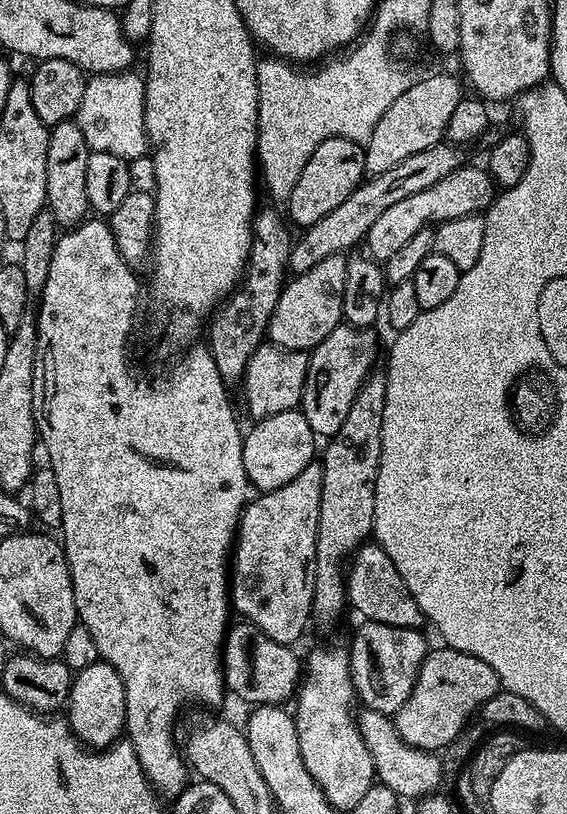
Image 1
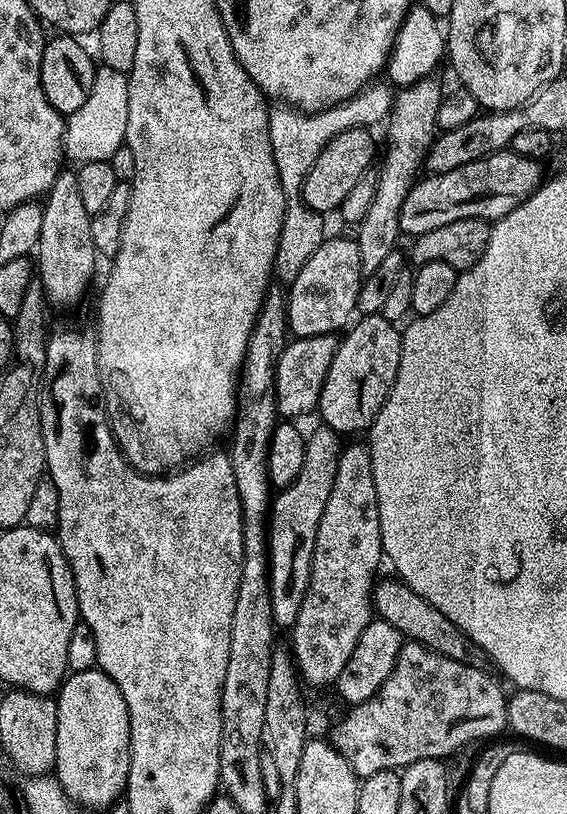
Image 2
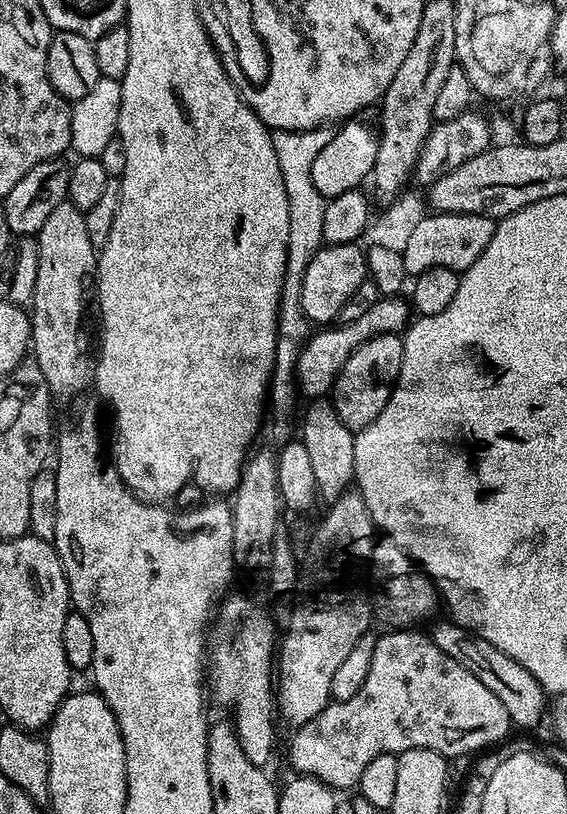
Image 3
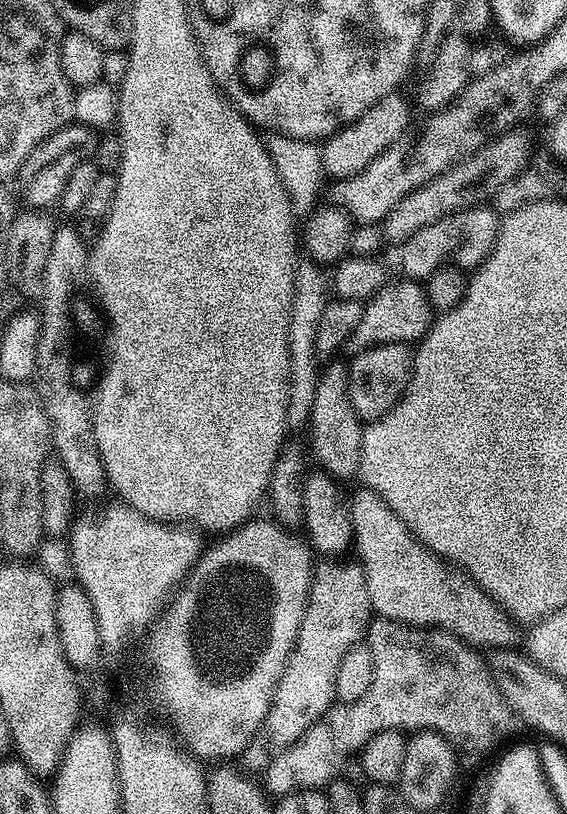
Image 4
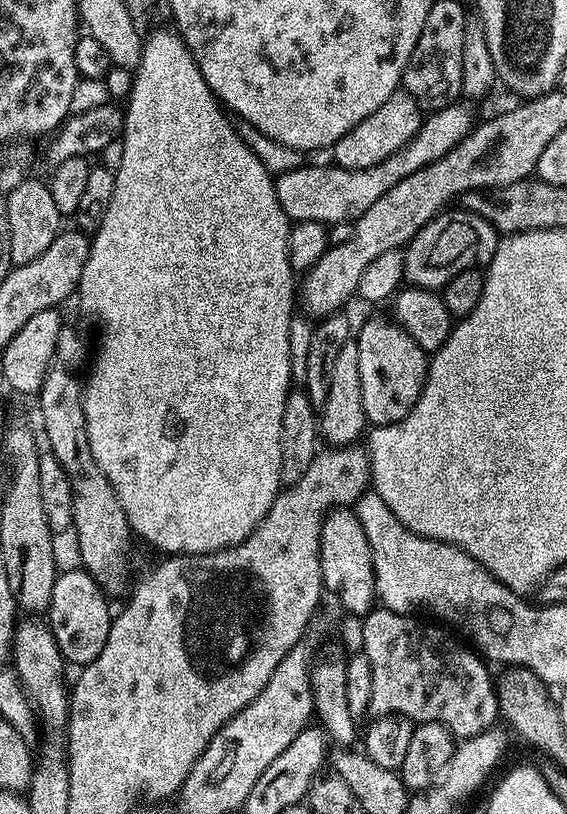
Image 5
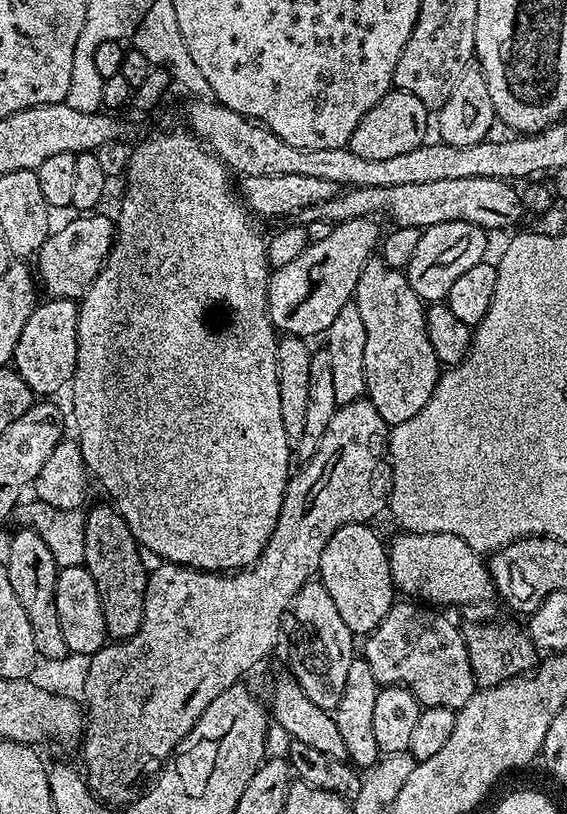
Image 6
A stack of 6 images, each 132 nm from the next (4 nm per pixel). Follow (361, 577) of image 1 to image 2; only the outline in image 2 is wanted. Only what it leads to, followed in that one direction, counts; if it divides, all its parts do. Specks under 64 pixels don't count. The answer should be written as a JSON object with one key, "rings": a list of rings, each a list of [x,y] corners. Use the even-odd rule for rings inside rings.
{"rings":[[[377,579],[372,590],[372,606],[379,619],[390,622],[390,626],[394,626],[394,630],[398,630],[405,641],[421,644],[423,648],[428,648],[451,660],[475,665],[479,661],[476,659],[481,659],[480,649],[467,636],[462,635],[437,608],[430,606],[430,602],[423,600],[403,580],[391,579]]]}

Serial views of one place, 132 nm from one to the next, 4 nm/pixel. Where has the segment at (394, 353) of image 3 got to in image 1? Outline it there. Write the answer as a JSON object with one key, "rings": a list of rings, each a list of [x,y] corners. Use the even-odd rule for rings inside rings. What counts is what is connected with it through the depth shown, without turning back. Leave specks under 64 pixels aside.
{"rings":[[[340,323],[318,346],[311,349],[308,357],[308,373],[306,386],[300,399],[299,411],[303,412],[306,422],[310,422],[310,430],[317,438],[331,438],[338,434],[342,422],[346,422],[346,414],[350,414],[350,406],[354,406],[354,398],[358,398],[358,390],[373,375],[372,359],[376,356],[376,336],[372,328],[354,328],[351,324]]]}

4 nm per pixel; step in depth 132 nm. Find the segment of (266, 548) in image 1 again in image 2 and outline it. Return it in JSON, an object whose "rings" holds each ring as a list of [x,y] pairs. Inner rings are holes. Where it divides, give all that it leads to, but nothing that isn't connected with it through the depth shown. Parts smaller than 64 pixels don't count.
{"rings":[[[317,426],[312,433],[309,431],[304,441],[302,470],[298,470],[298,478],[294,478],[294,482],[287,488],[277,491],[271,501],[266,525],[268,529],[268,581],[270,582],[272,622],[277,629],[291,629],[298,618],[298,610],[302,610],[302,598],[306,598],[306,590],[310,586],[318,522],[322,522],[322,510],[326,510],[326,498],[330,498],[330,490],[334,487],[334,474],[338,474],[341,447],[341,437],[334,429]]]}

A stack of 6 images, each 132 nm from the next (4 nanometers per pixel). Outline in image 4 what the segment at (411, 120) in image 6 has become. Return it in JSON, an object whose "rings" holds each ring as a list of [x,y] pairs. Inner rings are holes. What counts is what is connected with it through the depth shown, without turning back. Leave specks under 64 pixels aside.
{"rings":[[[394,91],[386,94],[386,98],[378,98],[378,102],[374,102],[374,106],[366,110],[366,114],[354,118],[354,122],[323,141],[320,148],[320,166],[324,169],[325,177],[332,180],[354,178],[354,174],[362,174],[362,170],[366,170],[366,166],[370,166],[370,162],[374,162],[378,154],[394,146],[394,142],[405,139],[409,131],[408,123],[412,120],[413,105],[410,100],[408,105],[407,98],[400,95],[399,91]]]}

